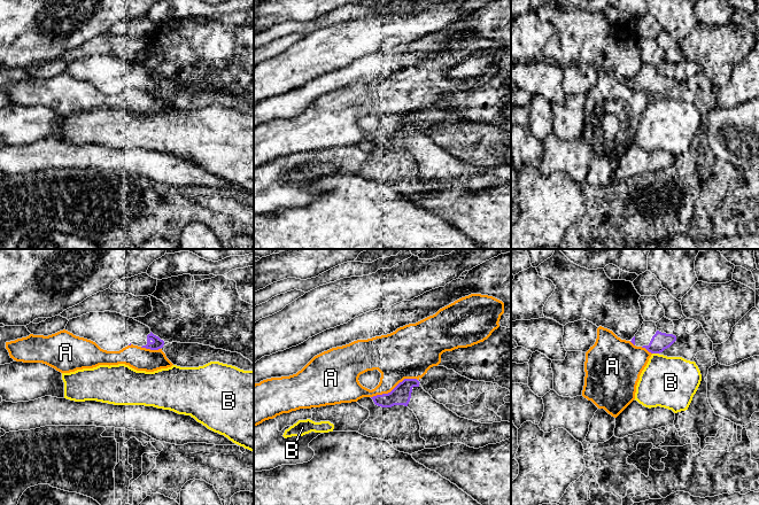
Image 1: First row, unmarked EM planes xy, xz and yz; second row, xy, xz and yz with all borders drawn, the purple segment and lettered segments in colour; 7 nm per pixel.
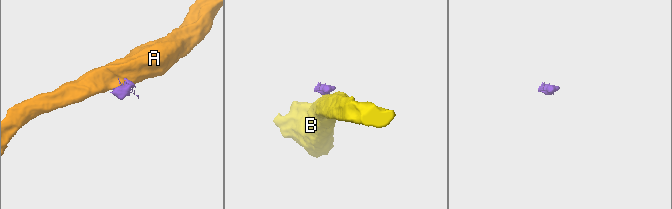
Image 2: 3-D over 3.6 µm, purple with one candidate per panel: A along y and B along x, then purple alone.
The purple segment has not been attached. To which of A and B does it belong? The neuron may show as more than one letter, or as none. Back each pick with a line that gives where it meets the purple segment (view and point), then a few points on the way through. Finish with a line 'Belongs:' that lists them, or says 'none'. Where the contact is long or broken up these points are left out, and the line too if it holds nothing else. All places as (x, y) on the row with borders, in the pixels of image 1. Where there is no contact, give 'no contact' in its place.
Belongs: none

